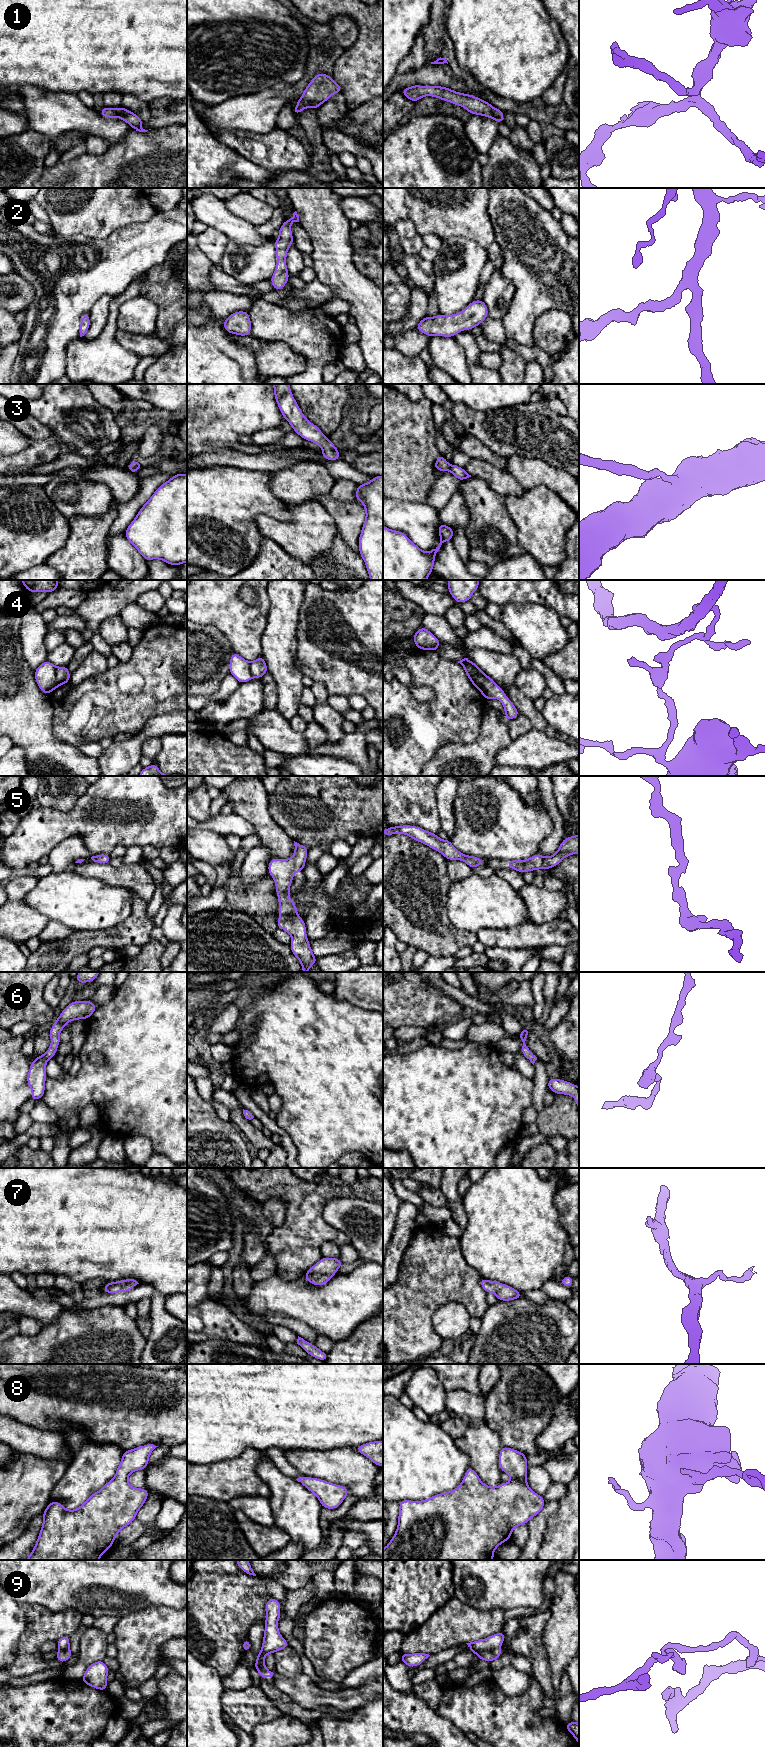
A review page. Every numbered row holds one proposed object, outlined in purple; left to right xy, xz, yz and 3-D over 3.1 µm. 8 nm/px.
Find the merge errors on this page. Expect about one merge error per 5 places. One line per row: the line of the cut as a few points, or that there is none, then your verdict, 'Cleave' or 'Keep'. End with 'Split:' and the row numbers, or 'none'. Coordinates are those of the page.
1: No split. Keep
2: No split. Keep
3: No split. Keep
4: Split along yz (465, 658), (475, 669), (473, 677). Cleave
5: No split. Keep
6: No split. Keep
7: No split. Keep
8: No split. Keep
9: Split along yz (498, 1647), (473, 1652). Cleave
Split: 4, 9

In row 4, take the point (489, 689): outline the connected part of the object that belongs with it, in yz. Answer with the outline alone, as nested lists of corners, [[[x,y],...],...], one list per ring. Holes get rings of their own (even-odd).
[[[466,658],[467,663],[476,669],[474,677],[468,677],[470,682],[481,692],[485,700],[491,698],[499,699],[505,710],[505,719],[511,720],[517,718],[520,713],[509,700],[503,689],[501,689],[488,675],[486,675],[473,661]]]

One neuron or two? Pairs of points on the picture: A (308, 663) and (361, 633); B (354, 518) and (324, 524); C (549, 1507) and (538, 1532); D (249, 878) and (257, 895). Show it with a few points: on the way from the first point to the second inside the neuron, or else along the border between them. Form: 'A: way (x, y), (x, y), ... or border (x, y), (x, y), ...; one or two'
A: way (324, 653), (334, 646), (357, 646); one
B: border (320, 504), (333, 518), (339, 533); two
C: way (546, 1513), (538, 1522), (538, 1526); one
D: border (267, 872), (246, 889), (243, 888); two

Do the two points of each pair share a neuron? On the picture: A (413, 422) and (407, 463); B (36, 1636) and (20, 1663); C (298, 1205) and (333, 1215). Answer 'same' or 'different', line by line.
A: same
B: same
C: different

